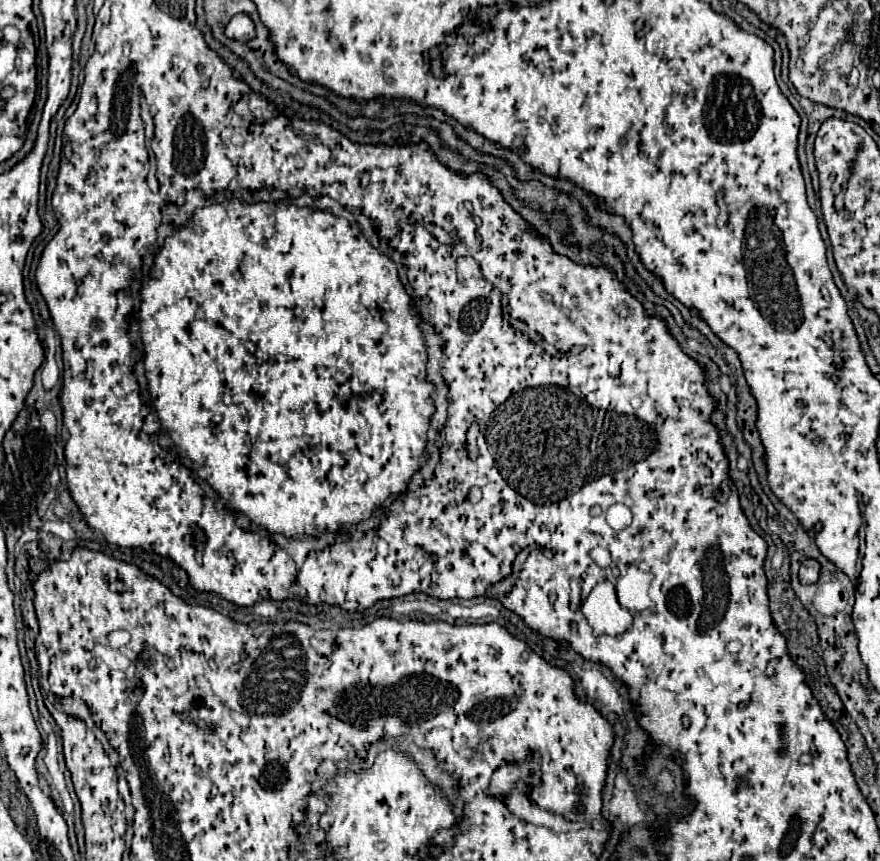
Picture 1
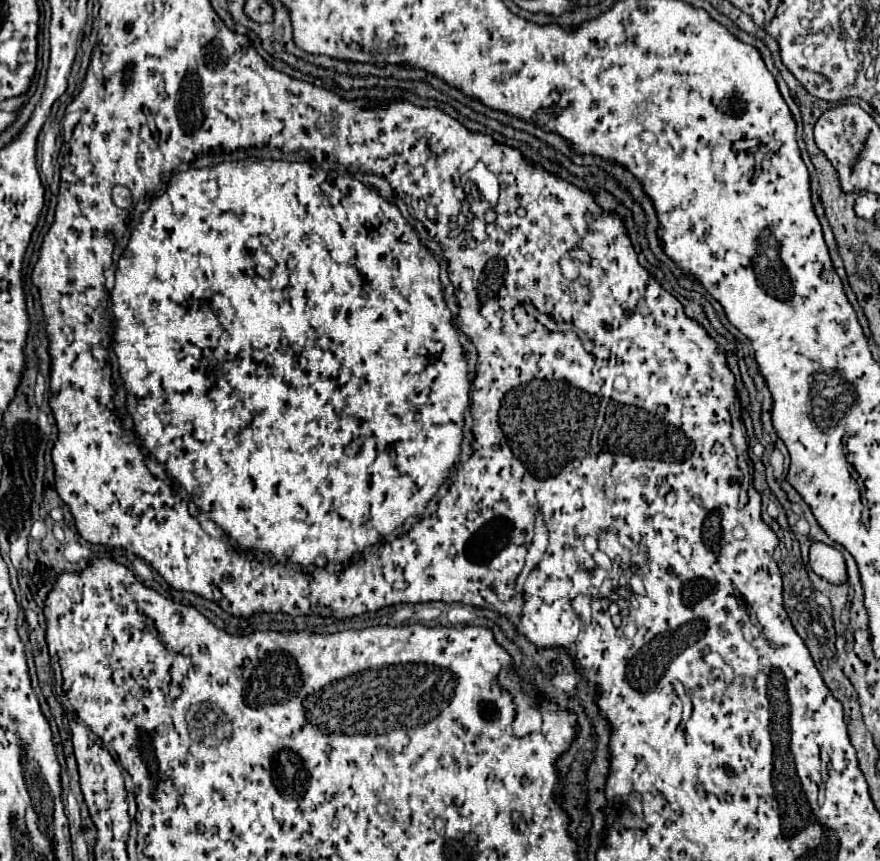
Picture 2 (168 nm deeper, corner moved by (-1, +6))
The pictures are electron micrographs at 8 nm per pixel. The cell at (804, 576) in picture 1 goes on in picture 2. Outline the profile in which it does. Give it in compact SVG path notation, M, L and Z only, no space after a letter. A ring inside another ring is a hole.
M815 542L809 552L809 564L813 572L831 584L845 584L847 582L847 566L843 554L827 544Z

